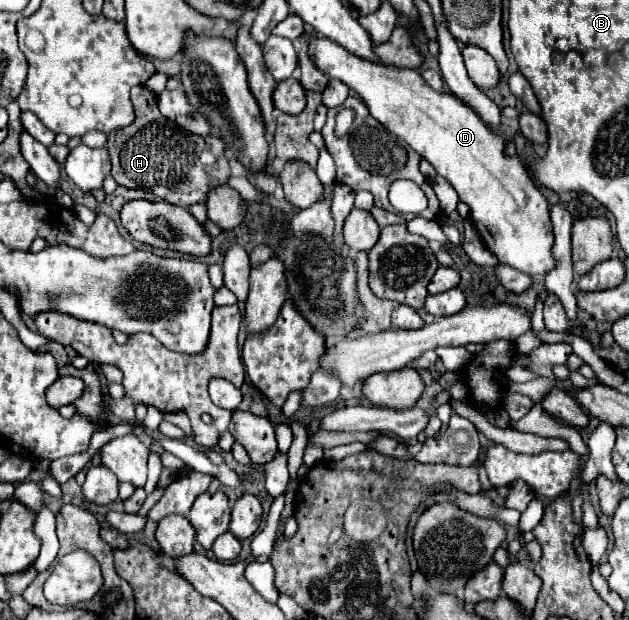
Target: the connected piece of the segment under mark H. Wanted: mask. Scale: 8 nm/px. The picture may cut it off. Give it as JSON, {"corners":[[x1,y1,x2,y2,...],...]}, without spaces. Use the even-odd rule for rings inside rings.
{"corners":[[143,85,131,89,131,101,135,107,135,121,123,131,111,133,107,141,107,151,113,163,111,175,119,185,149,191,167,203,189,207,193,203,205,203,209,189,227,183,229,161,223,151,213,151,217,163,211,167,199,161,203,147,211,147,211,143,207,143,209,139,183,131,177,123,163,117,157,109,155,95]]}

